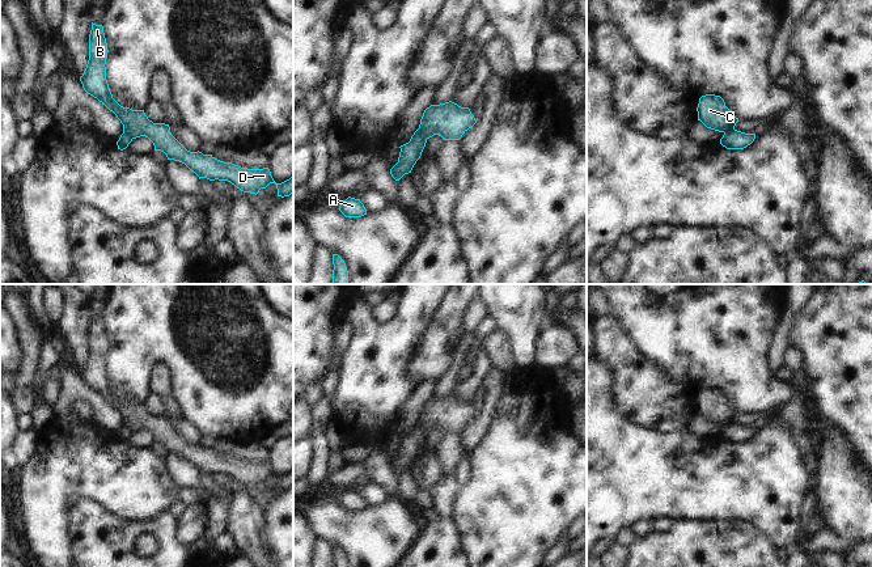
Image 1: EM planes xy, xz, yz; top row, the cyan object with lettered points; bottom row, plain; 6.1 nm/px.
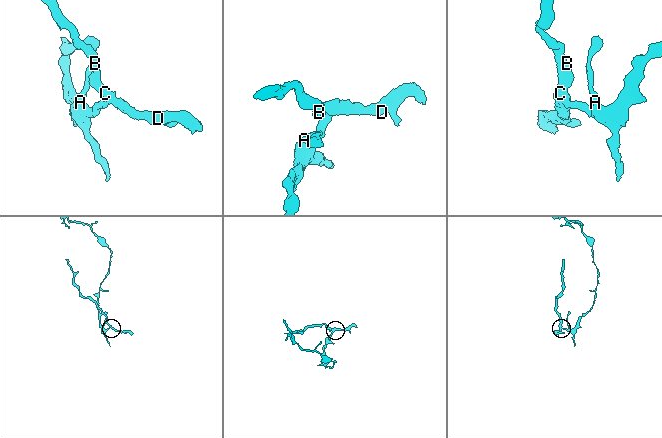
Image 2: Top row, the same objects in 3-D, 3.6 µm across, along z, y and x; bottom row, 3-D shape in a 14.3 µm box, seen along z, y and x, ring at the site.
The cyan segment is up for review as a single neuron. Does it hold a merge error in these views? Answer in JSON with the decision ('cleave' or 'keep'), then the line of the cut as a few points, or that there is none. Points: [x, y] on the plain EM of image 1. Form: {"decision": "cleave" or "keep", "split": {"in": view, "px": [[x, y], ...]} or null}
{"decision": "cleave", "split": {"in": "xz", "px": [[419, 420], [427, 431]]}}

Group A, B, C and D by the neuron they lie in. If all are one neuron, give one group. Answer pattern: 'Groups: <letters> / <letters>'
Groups: A / B C D.

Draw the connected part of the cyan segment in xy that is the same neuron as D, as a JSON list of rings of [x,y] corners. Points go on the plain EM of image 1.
[[[92,316],[89,327],[89,354],[86,361],[80,371],[84,384],[97,392],[123,418],[123,426],[132,432],[145,430],[153,439],[154,444],[161,444],[168,453],[174,453],[185,457],[194,465],[199,473],[207,471],[209,474],[228,474],[244,486],[258,487],[261,482],[266,482],[270,477],[275,477],[278,490],[289,490],[293,486],[293,470],[276,477],[268,461],[247,462],[224,456],[215,452],[212,448],[203,448],[202,445],[187,444],[170,426],[169,418],[153,416],[148,412],[144,403],[132,403],[120,399],[110,385],[106,373],[106,352],[107,337],[102,318]]]

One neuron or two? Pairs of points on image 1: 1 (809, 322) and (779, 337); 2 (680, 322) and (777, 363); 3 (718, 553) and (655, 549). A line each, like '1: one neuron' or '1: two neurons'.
1: two neurons
2: two neurons
3: one neuron

